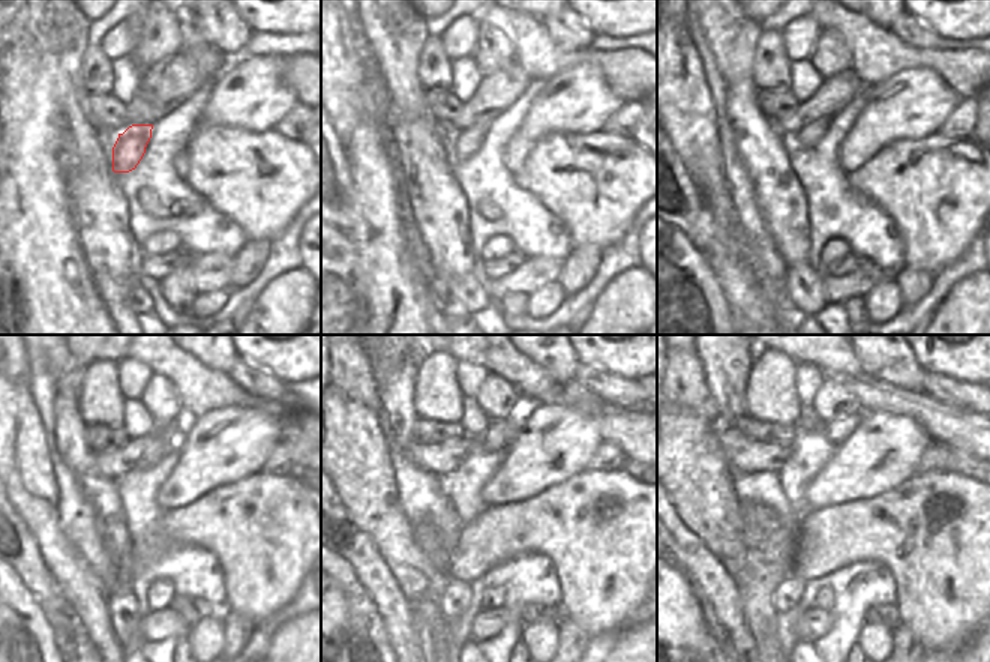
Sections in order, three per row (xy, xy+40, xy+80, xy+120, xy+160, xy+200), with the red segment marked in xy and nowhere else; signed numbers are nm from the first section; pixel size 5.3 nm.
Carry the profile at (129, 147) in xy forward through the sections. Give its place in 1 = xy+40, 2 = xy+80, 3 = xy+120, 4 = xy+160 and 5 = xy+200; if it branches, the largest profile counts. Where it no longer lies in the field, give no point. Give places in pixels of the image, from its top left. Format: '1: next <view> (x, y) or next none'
1: next xy+40 (465, 144)
2: next xy+80 (810, 134)
3: next xy+120 (159, 448)
4: next xy+160 (498, 436)
5: next xy+200 (839, 431)

